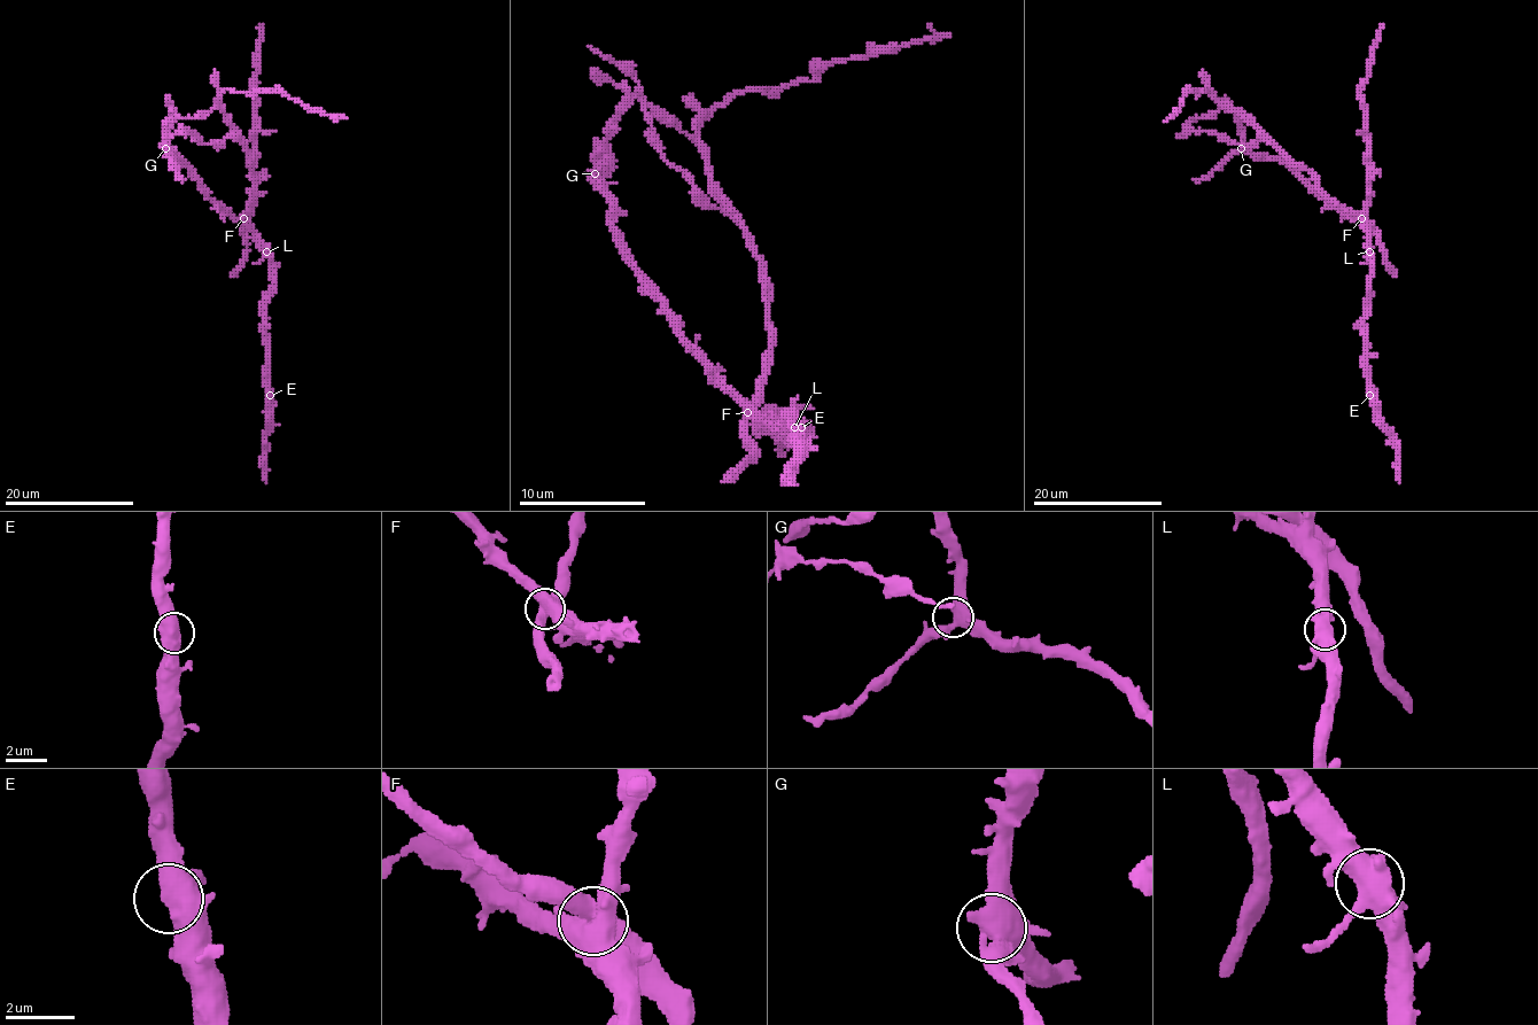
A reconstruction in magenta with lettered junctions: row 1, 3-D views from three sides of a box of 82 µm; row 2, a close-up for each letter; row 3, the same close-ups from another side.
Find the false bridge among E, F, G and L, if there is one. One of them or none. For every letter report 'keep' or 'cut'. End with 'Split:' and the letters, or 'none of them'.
E: keep
F: keep
G: keep
L: keep
Split: none of them

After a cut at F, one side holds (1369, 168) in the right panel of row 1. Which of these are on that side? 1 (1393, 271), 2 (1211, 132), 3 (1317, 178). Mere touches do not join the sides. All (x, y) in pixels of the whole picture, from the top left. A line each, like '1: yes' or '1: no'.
1: no
2: no
3: no

